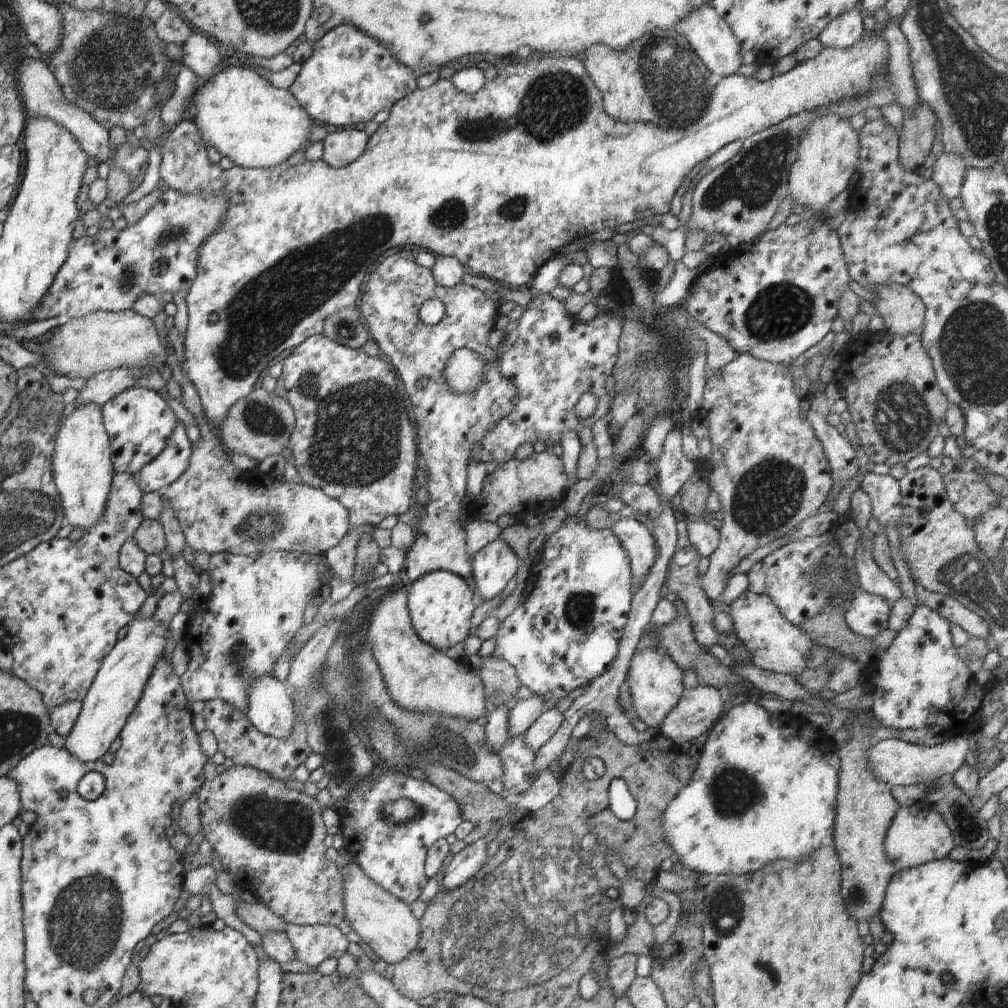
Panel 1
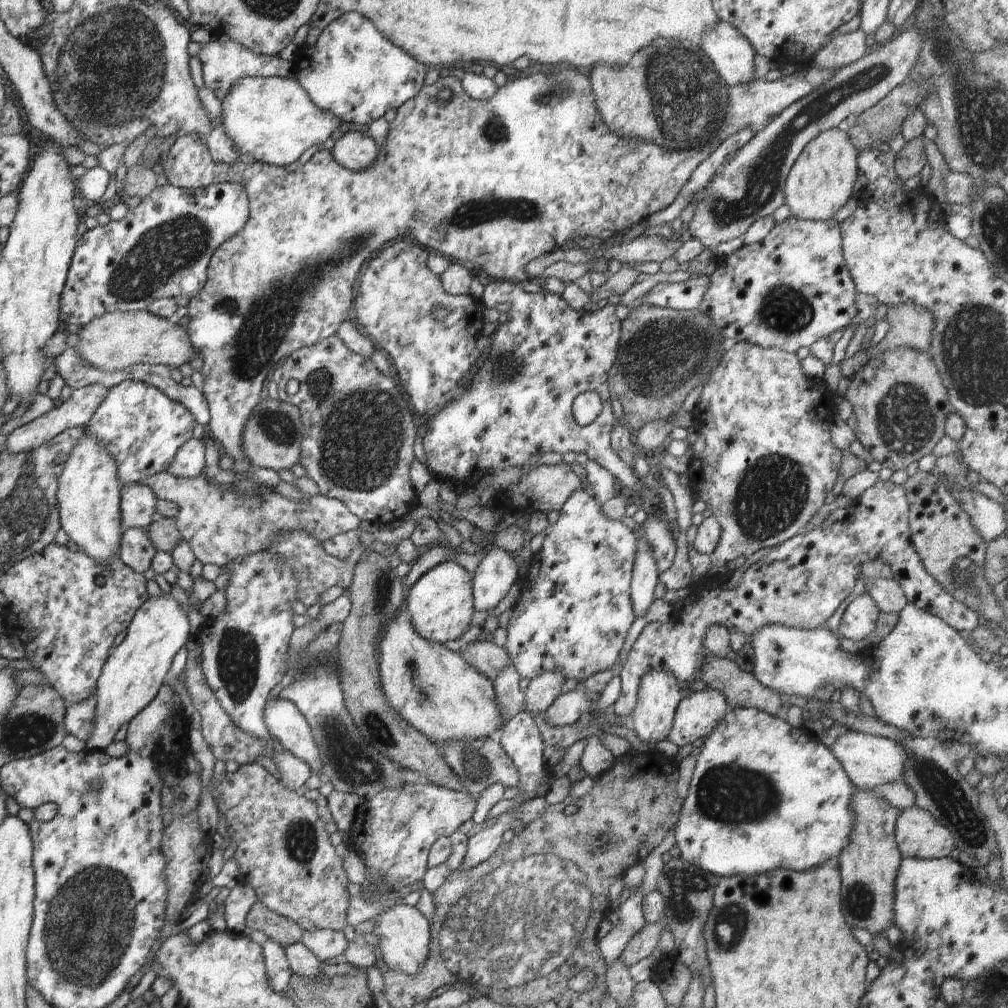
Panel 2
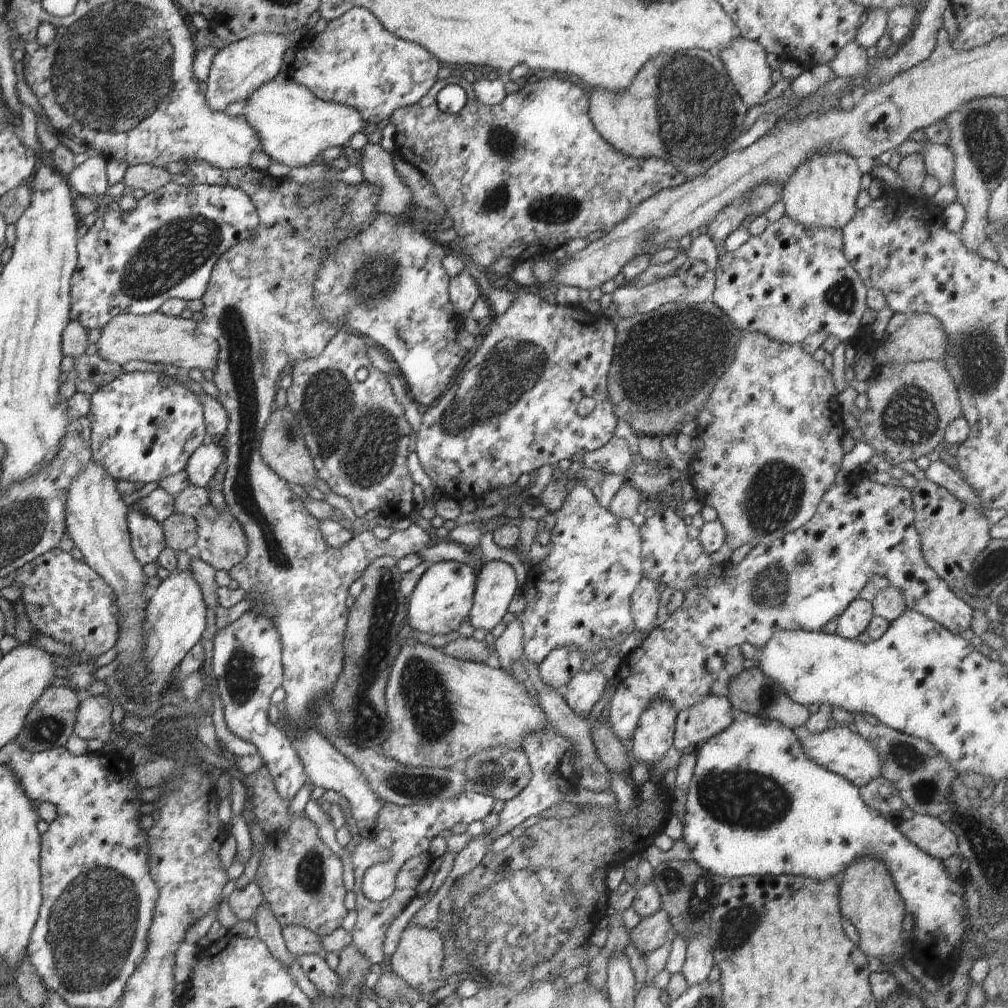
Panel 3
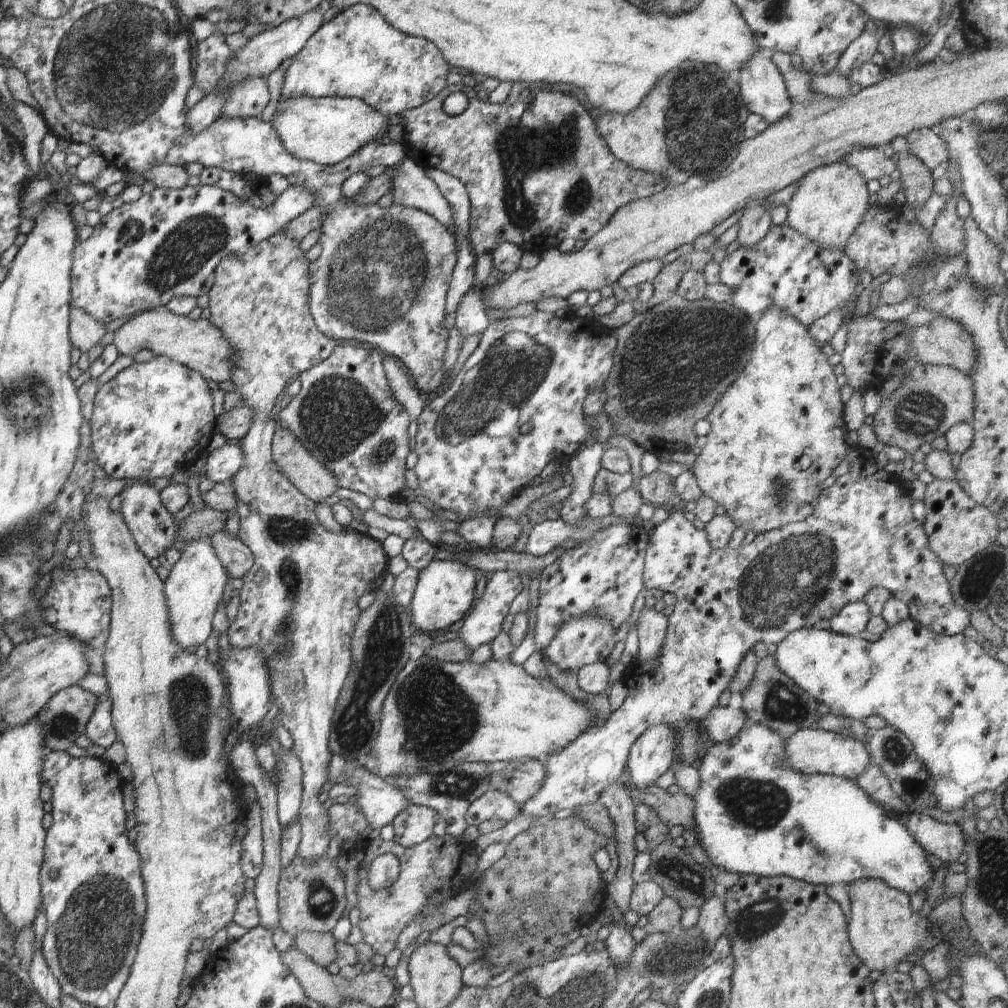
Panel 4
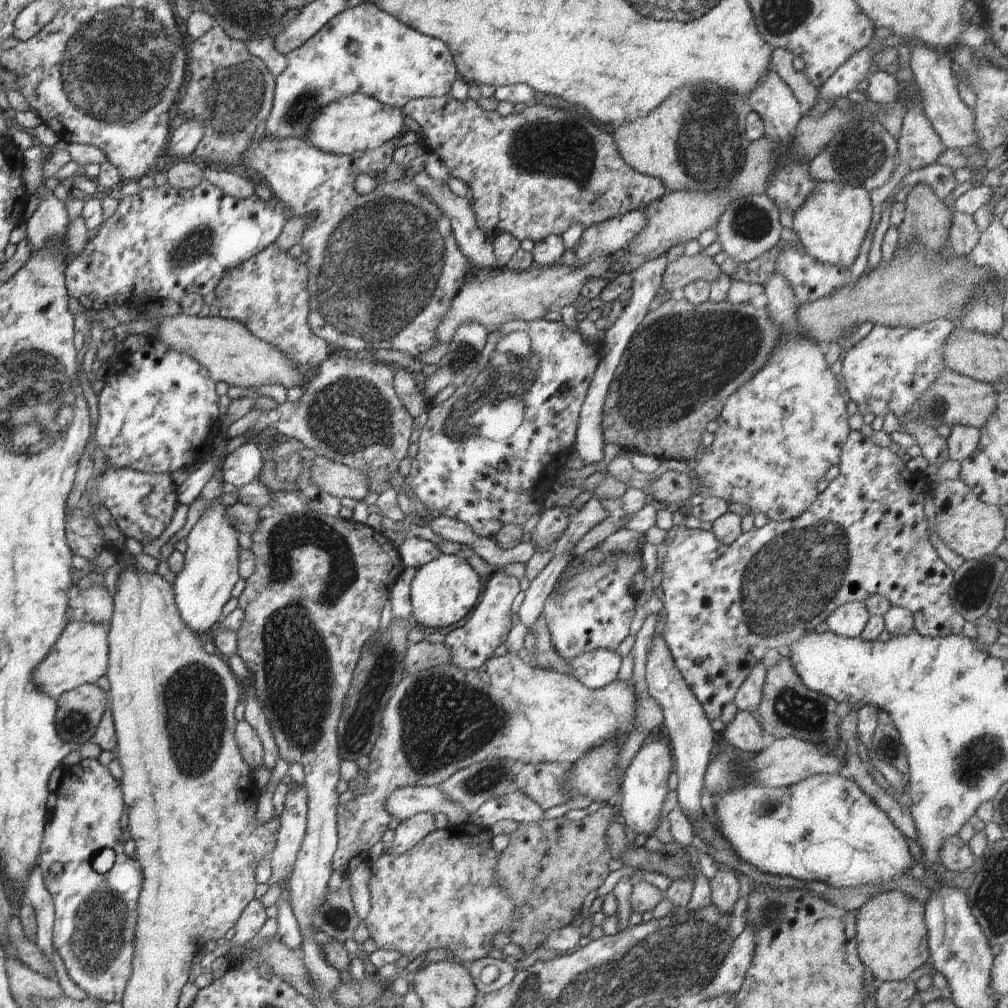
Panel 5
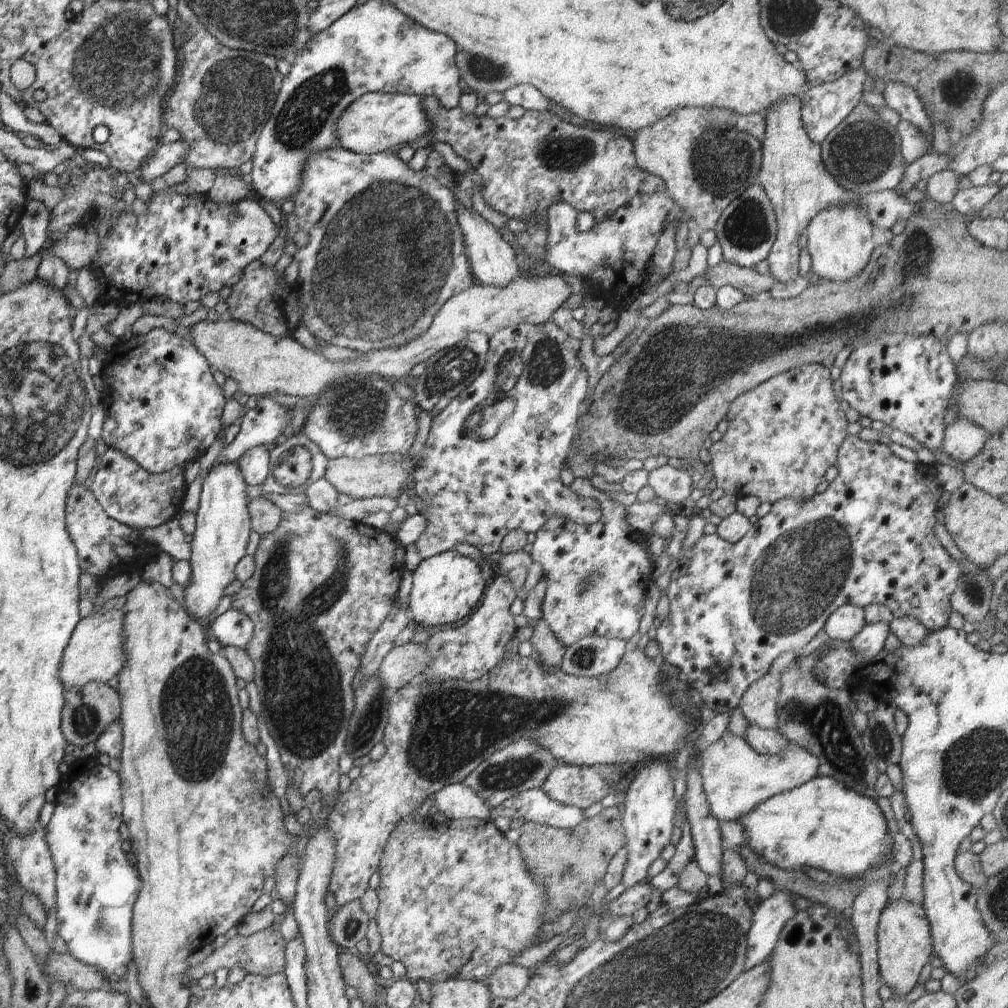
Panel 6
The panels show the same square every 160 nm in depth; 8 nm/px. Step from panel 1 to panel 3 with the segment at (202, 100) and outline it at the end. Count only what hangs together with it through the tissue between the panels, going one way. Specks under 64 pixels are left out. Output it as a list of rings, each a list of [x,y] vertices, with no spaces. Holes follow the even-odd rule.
[[[281,70],[272,80],[263,82],[248,95],[243,115],[256,131],[272,162],[292,167],[306,166],[329,160],[333,154],[348,147],[356,132],[362,130],[365,121],[352,107],[333,102],[324,102],[311,93],[304,85],[294,82],[290,71]]]

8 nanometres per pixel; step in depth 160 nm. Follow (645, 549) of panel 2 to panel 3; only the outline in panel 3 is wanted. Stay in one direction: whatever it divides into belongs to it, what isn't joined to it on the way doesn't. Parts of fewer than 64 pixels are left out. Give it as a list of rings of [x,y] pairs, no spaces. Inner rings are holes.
[[[643,575],[636,590],[633,590],[631,594],[631,613],[635,627],[640,632],[648,634],[656,628],[657,618],[660,614],[658,601],[658,583]]]

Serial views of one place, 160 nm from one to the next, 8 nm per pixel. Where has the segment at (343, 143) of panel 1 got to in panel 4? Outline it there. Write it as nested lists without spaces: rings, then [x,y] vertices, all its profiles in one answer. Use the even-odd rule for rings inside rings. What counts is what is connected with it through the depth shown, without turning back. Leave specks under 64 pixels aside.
[[[408,156],[396,166],[389,188],[393,205],[428,212],[453,232],[451,206],[436,184],[426,176],[425,169]]]

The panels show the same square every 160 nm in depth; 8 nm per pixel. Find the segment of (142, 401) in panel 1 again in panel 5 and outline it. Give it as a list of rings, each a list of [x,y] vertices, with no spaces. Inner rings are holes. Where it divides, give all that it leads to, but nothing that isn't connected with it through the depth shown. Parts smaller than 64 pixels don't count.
[[[150,338],[147,346],[142,350],[130,352],[123,350],[113,356],[112,364],[109,364],[104,375],[105,386],[100,394],[98,394],[98,422],[96,424],[96,431],[94,432],[95,444],[104,451],[103,465],[108,464],[110,467],[117,469],[131,468],[143,473],[166,473],[171,474],[174,470],[179,468],[192,468],[194,464],[198,465],[204,460],[213,455],[213,447],[215,442],[221,434],[220,419],[218,418],[218,401],[219,396],[216,393],[216,383],[212,380],[210,373],[199,362],[196,362],[192,357],[184,353],[176,352],[169,346],[166,346],[157,338]]]

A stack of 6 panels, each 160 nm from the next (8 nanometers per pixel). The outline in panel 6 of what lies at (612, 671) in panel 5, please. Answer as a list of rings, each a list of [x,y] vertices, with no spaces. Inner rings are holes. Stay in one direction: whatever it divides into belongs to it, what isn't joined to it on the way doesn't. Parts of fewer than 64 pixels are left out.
[[[586,637],[566,647],[560,669],[577,677],[601,677],[612,672],[625,655],[625,640]]]

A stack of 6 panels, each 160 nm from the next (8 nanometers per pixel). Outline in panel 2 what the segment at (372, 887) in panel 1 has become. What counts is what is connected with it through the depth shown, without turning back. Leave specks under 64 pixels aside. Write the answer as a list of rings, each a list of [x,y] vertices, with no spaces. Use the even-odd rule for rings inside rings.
[[[396,903],[375,917],[376,924],[372,933],[379,936],[382,960],[393,971],[402,974],[416,974],[424,964],[429,953],[430,925],[428,918],[411,905]]]

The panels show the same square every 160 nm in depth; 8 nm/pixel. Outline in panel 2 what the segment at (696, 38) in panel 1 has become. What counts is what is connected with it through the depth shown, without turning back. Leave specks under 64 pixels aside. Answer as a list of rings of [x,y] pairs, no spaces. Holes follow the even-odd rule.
[[[718,21],[701,36],[700,48],[710,58],[718,74],[728,86],[756,79],[754,57],[757,55],[749,40],[726,21]]]

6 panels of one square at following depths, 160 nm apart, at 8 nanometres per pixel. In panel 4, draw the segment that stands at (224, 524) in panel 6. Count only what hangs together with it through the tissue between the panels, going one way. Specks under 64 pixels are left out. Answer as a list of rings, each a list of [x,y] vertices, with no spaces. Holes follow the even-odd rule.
[[[209,538],[189,542],[180,560],[171,568],[165,580],[163,593],[168,609],[171,635],[184,650],[195,650],[210,638],[217,604],[222,601],[224,586],[230,579],[218,560]]]

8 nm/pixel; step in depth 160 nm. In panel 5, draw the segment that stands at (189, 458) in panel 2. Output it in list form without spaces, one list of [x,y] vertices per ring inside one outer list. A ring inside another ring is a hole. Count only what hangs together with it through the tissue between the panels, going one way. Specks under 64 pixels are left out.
[[[255,440],[242,443],[222,463],[223,482],[229,487],[241,487],[254,481],[260,474],[264,461],[260,446]]]

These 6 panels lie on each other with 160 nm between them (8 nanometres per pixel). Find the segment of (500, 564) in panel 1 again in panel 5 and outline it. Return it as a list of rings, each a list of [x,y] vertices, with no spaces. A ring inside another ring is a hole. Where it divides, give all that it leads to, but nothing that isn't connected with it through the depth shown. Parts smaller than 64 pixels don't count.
[[[492,570],[492,578],[486,584],[482,600],[472,610],[464,626],[447,634],[444,644],[451,650],[452,665],[460,670],[479,669],[488,660],[512,630],[512,602],[520,592],[519,580],[504,570]]]

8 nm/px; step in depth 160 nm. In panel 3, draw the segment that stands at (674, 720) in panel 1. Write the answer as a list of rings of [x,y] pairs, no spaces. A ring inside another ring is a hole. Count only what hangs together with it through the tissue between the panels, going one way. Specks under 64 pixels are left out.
[[[710,693],[690,708],[677,713],[673,746],[679,751],[693,749],[698,741],[708,740],[733,721],[733,706],[727,697]]]

